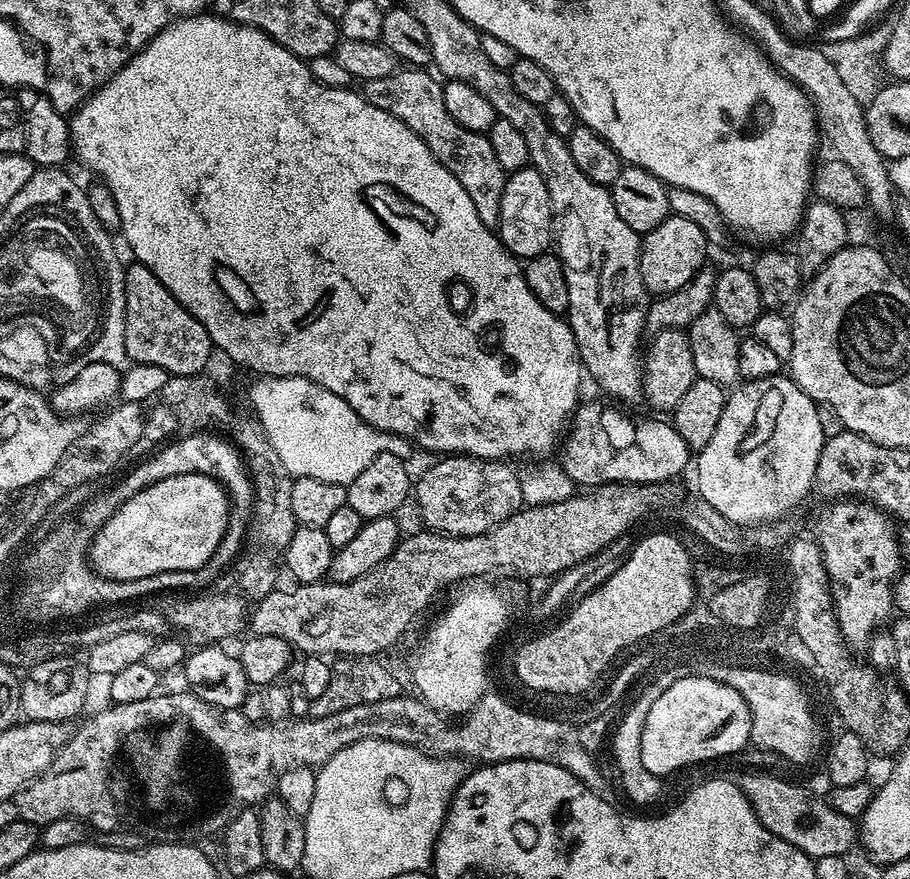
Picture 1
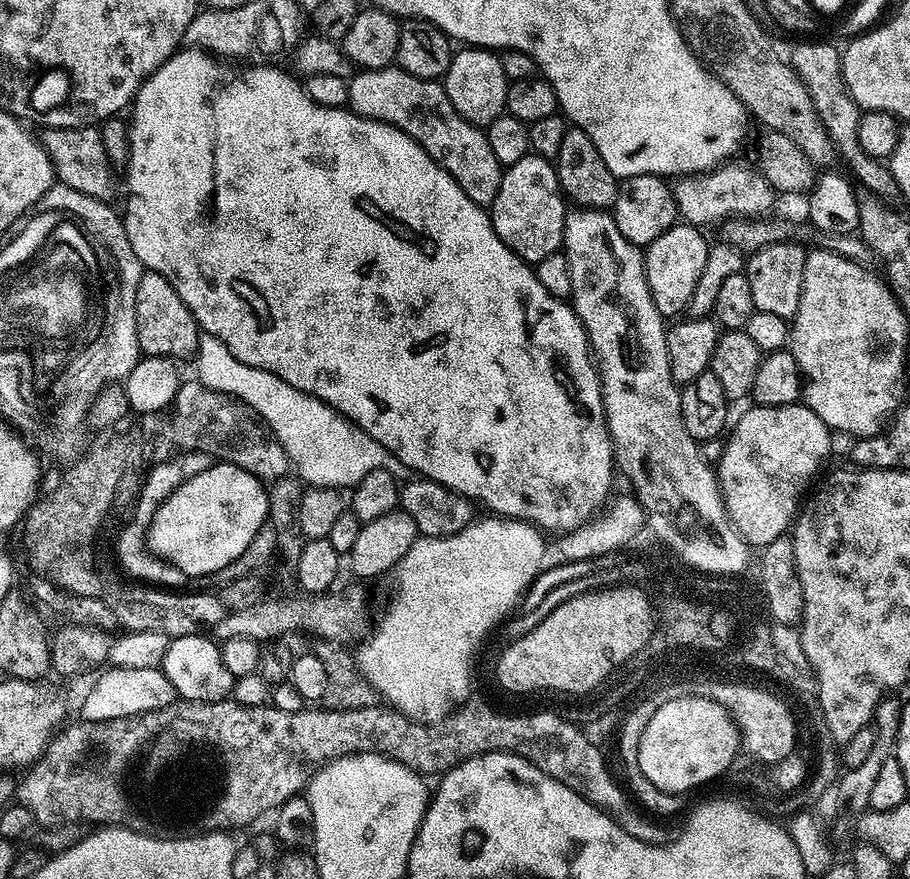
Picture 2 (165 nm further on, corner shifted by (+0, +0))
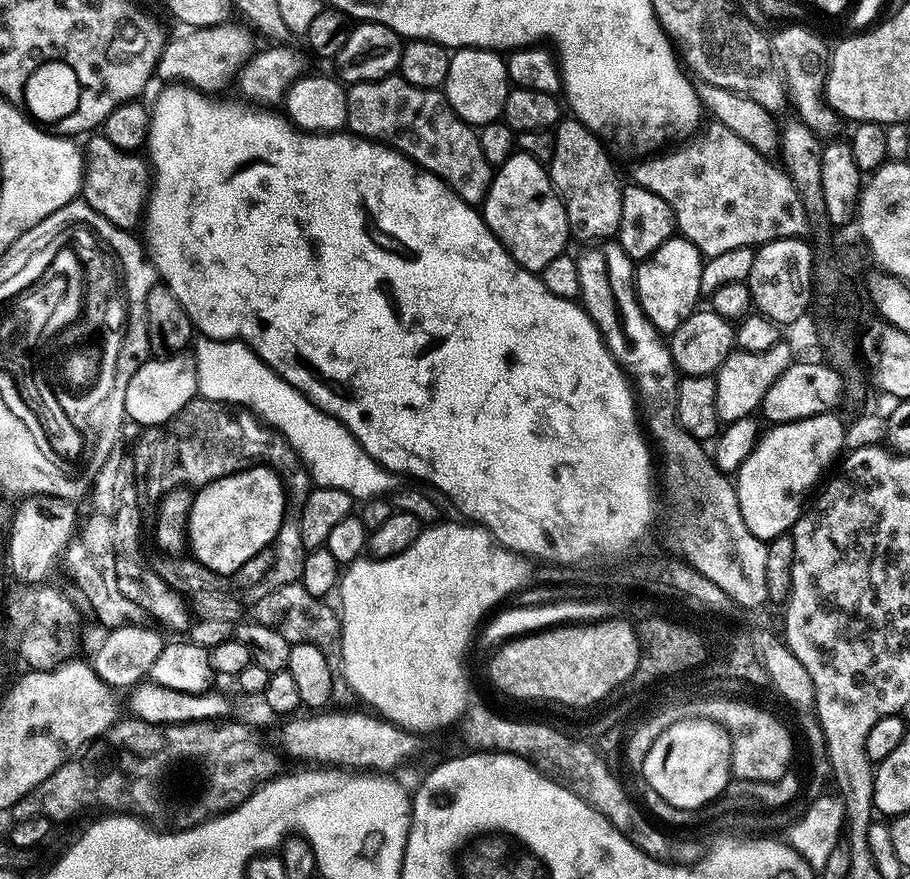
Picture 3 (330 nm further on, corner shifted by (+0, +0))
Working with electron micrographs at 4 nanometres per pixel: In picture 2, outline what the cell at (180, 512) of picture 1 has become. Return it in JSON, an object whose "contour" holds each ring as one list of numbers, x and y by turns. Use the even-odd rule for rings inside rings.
{"contour":[[214,462,211,466,203,470,200,474,194,474,189,481,184,481,165,501,158,505,156,513,152,516,152,524,149,526,146,533,146,548,153,557,159,558,172,564,178,570,184,572,185,577,204,576,211,577,213,572,222,570,224,566,229,566,230,562,234,562,246,550,246,546,254,540,254,536,258,534,259,528,268,520,268,509,270,507,270,492,264,481,258,479,254,474,248,473,244,469,240,469,234,464,225,462]]}

